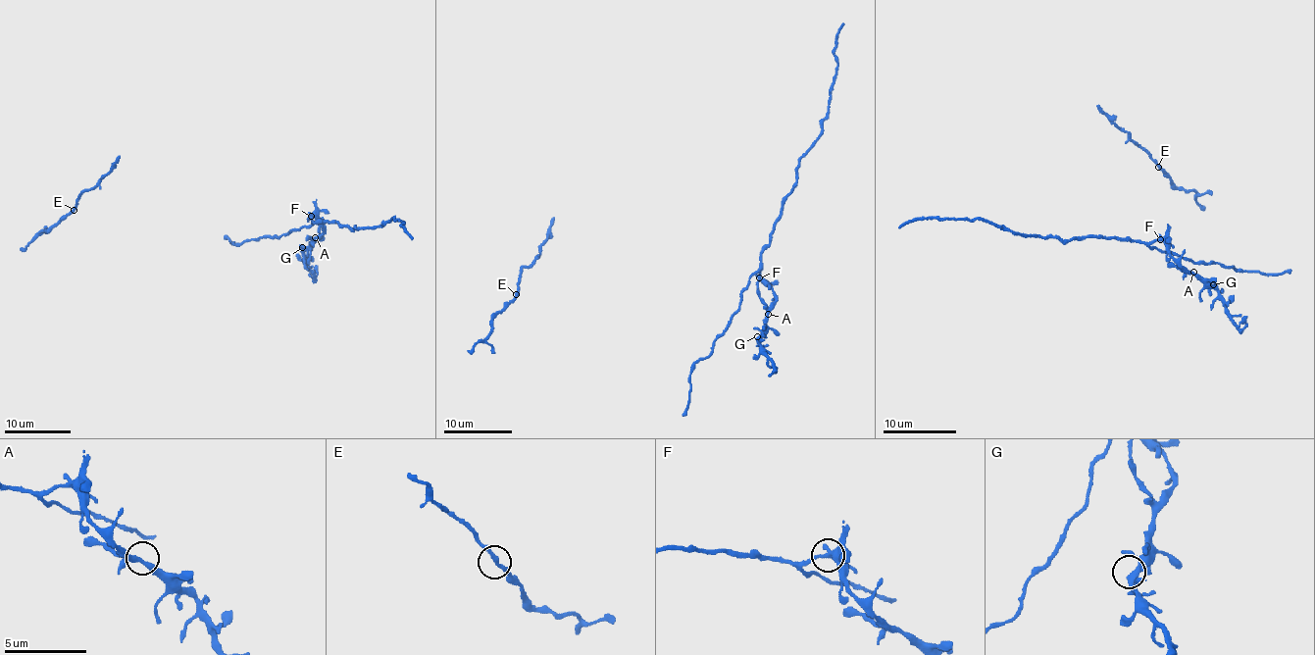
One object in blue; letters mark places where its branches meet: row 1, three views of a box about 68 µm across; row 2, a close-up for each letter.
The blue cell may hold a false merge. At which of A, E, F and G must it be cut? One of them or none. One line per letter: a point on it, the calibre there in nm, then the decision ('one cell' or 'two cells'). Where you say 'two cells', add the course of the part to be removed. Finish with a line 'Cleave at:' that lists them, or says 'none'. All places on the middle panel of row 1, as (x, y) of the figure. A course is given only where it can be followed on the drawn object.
A: place (768, 314); calibre 280 nm; one cell
E: place (516, 294); calibre 240 nm; one cell
F: place (759, 277); calibre 280 nm; two cells; course (759, 277), (761, 252), (783, 199), (794, 187), (799, 160), (827, 117), (837, 65), (836, 35), (843, 24)
G: place (757, 336); calibre 300 nm; one cell
Cleave at: F

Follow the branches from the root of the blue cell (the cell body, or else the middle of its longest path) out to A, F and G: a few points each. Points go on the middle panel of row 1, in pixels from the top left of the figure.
A: (729, 322), (738, 308), (743, 289), (759, 268), (759, 276), (774, 292), (776, 300), (768, 314)
F: (729, 322), (738, 308), (743, 289), (759, 268), (759, 277)
G: (729, 322), (738, 308), (743, 289), (759, 268), (759, 276), (776, 300), (766, 317), (767, 327), (757, 336)

